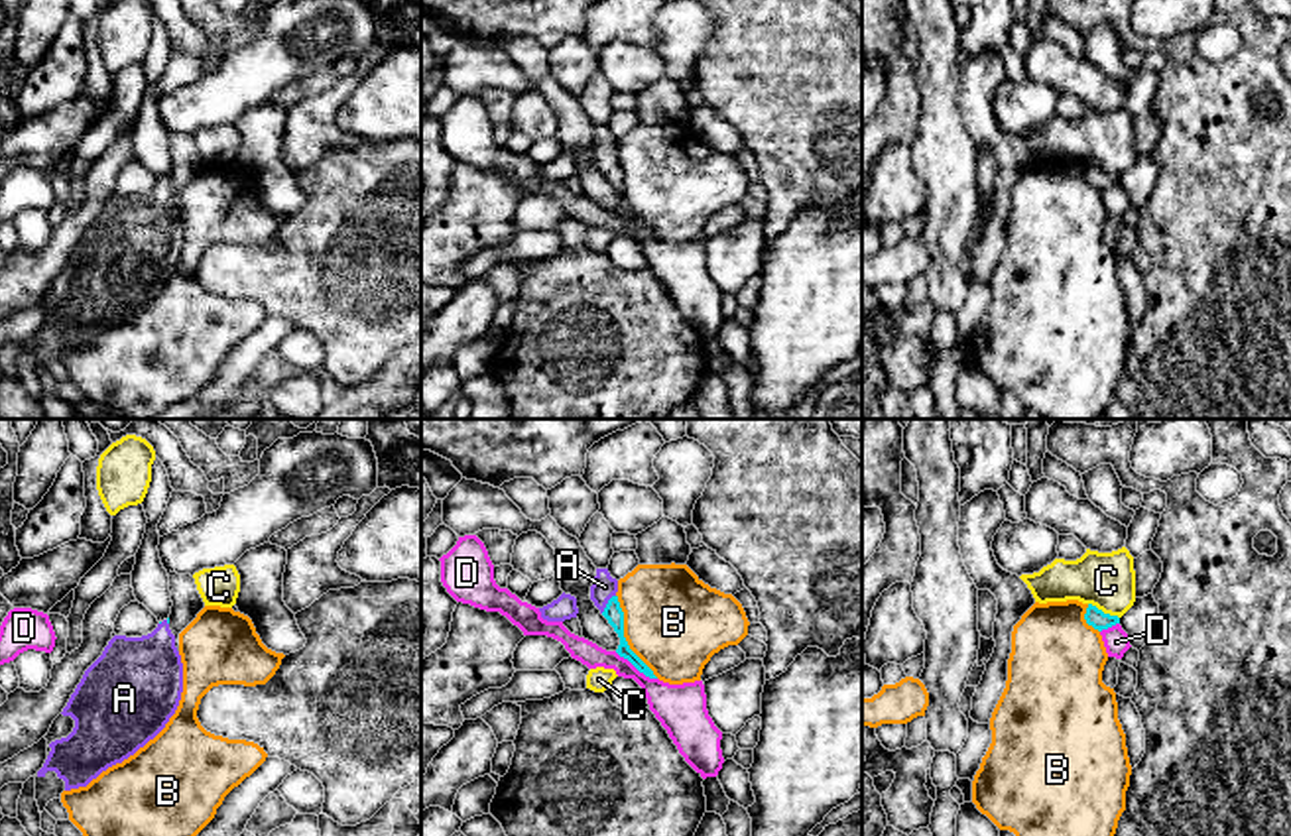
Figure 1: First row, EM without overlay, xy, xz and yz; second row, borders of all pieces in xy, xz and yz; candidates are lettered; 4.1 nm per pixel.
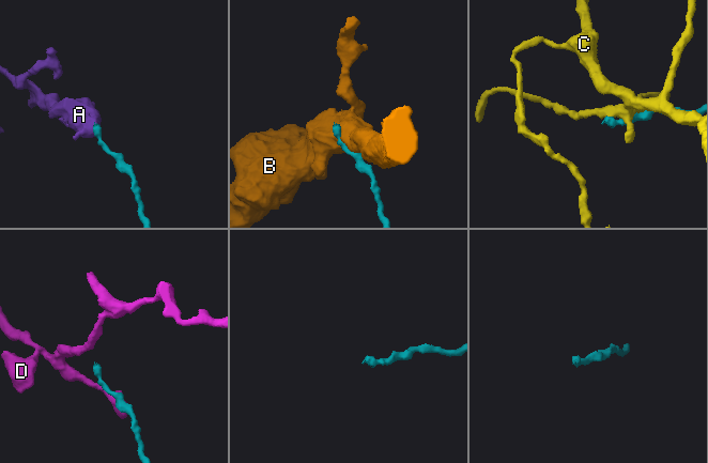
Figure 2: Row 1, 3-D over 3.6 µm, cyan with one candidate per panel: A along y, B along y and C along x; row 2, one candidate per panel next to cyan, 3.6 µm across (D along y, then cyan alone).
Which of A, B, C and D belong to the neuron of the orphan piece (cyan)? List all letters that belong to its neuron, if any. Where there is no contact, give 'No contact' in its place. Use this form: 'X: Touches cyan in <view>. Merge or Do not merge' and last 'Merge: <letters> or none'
A: Touches cyan in xz. Merge
B: Touches cyan in xz. Do not merge
C: Touches cyan in yz. Do not merge
D: Touches cyan in xz. Do not merge
Merge: A

